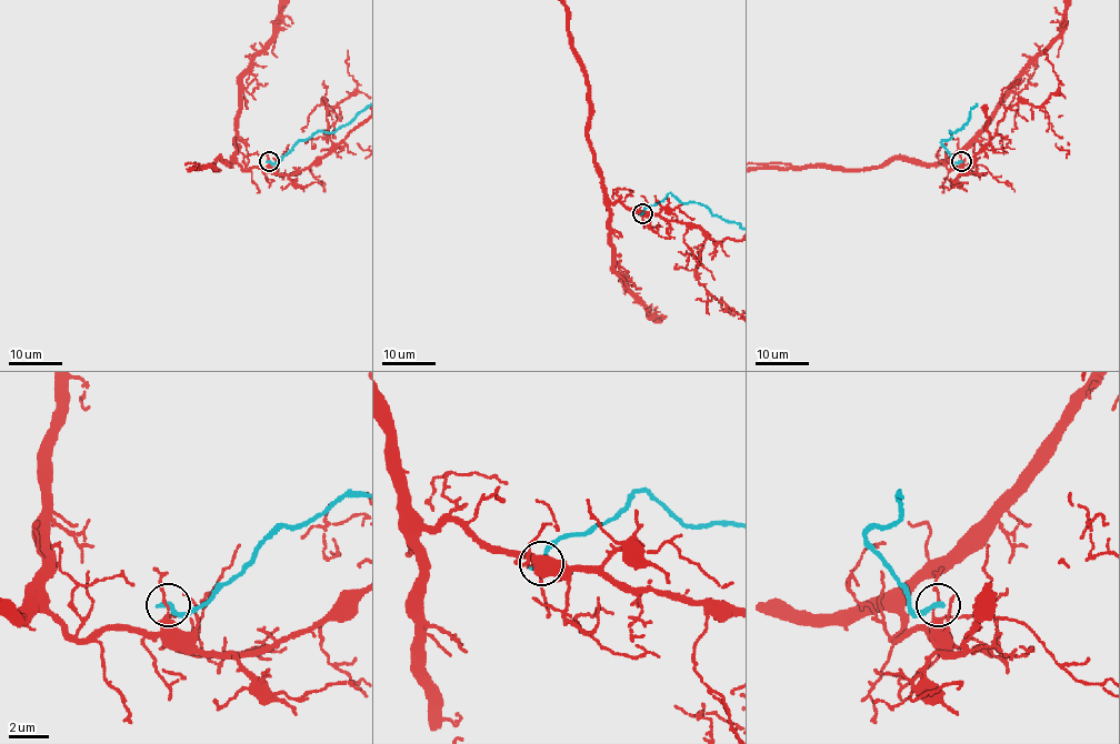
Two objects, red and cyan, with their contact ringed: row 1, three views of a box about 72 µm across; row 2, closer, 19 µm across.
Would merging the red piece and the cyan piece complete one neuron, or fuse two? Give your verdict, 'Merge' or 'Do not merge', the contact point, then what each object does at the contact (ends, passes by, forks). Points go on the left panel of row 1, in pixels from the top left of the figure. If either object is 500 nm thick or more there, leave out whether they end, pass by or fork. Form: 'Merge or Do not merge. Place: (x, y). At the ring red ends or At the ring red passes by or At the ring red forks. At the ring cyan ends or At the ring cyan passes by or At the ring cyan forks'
Do not merge. Place: (269, 161). At the ring red forks. At the ring cyan ends

